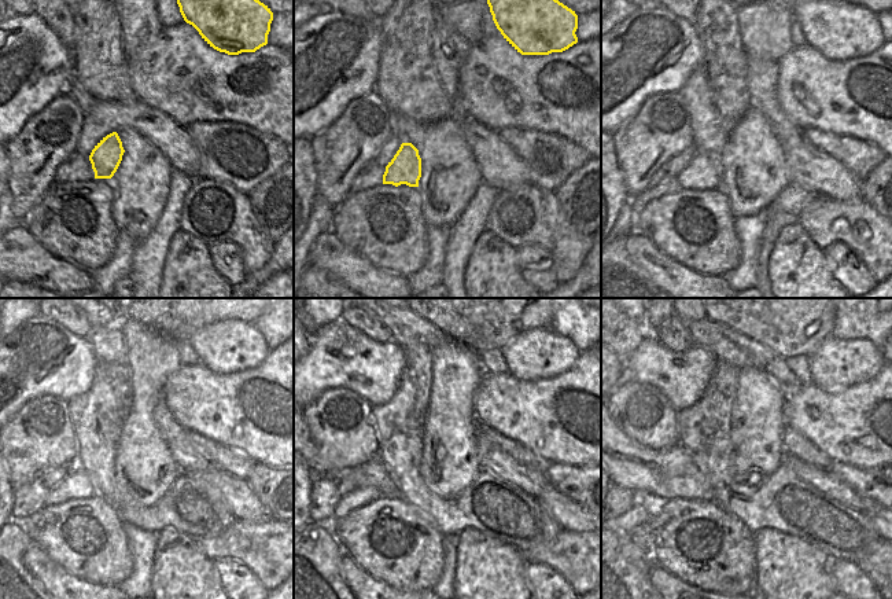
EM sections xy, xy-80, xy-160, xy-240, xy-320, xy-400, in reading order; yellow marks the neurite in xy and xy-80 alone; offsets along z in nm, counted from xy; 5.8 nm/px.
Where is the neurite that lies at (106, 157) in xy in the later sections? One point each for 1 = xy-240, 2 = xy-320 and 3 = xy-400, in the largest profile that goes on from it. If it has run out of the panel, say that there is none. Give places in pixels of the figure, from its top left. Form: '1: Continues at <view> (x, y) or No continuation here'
1: Continues at xy-240 (77, 485)
2: Continues at xy-320 (358, 498)
3: Continues at xy-400 (637, 515).

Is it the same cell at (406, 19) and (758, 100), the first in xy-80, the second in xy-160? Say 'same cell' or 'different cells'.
different cells

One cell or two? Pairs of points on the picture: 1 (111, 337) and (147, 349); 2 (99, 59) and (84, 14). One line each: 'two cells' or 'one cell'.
1: two cells
2: one cell

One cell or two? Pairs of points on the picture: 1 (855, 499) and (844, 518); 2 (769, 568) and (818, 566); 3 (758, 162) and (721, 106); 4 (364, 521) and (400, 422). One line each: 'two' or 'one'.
1: two
2: one
3: two
4: two

